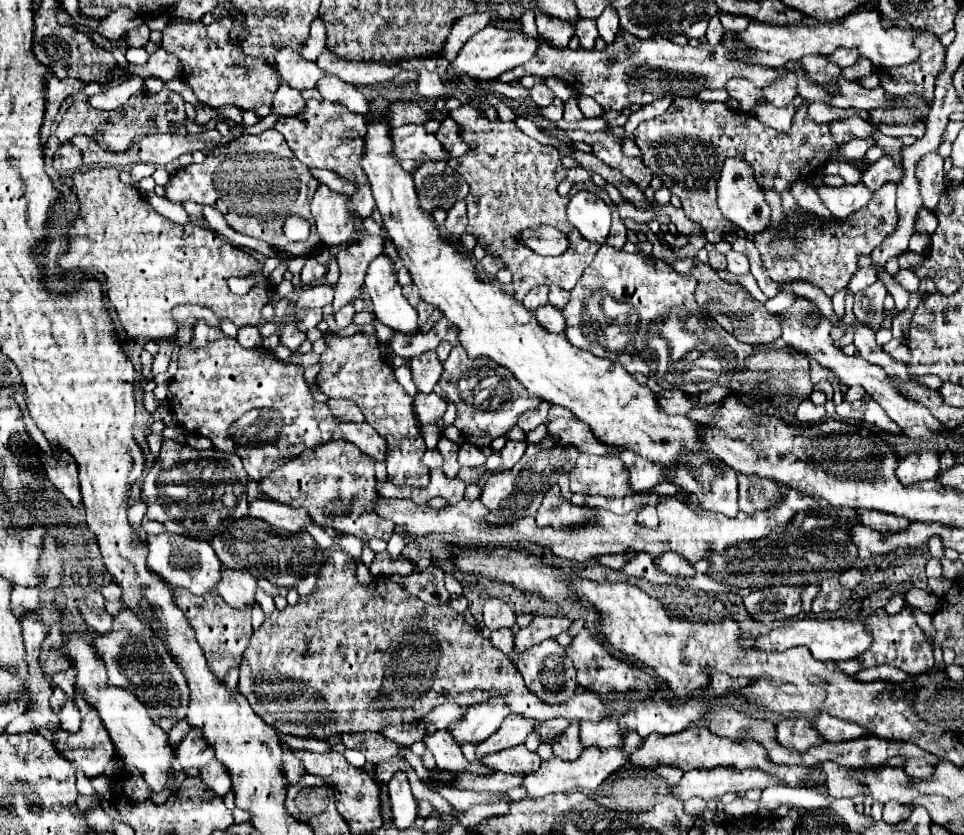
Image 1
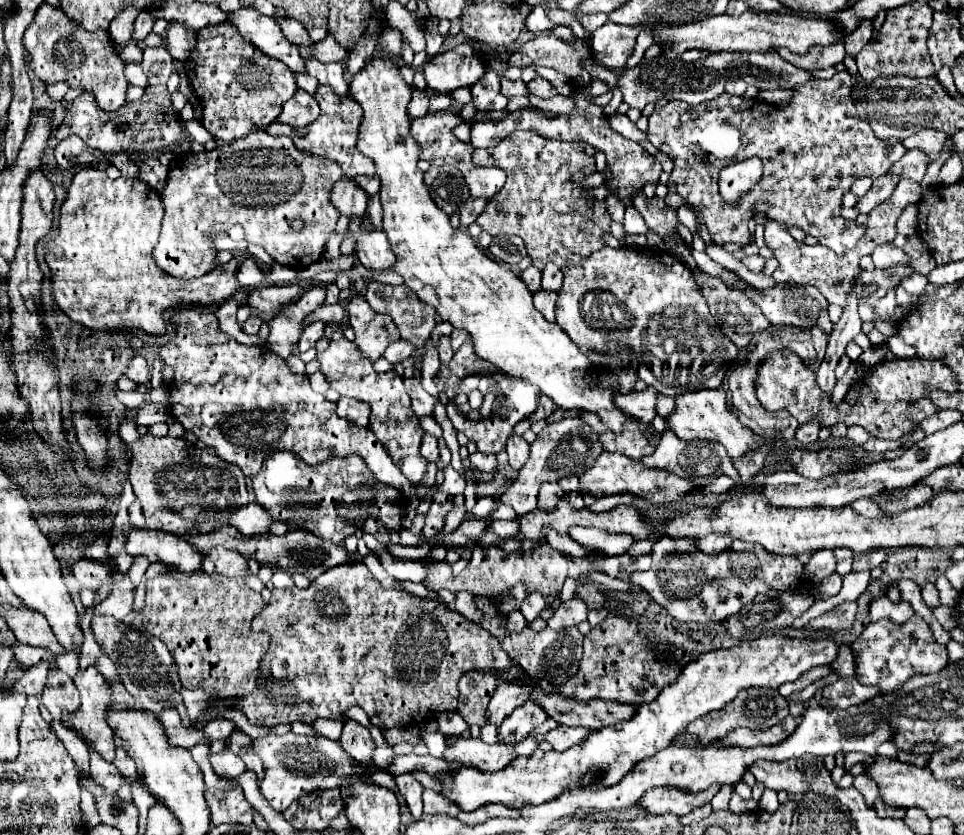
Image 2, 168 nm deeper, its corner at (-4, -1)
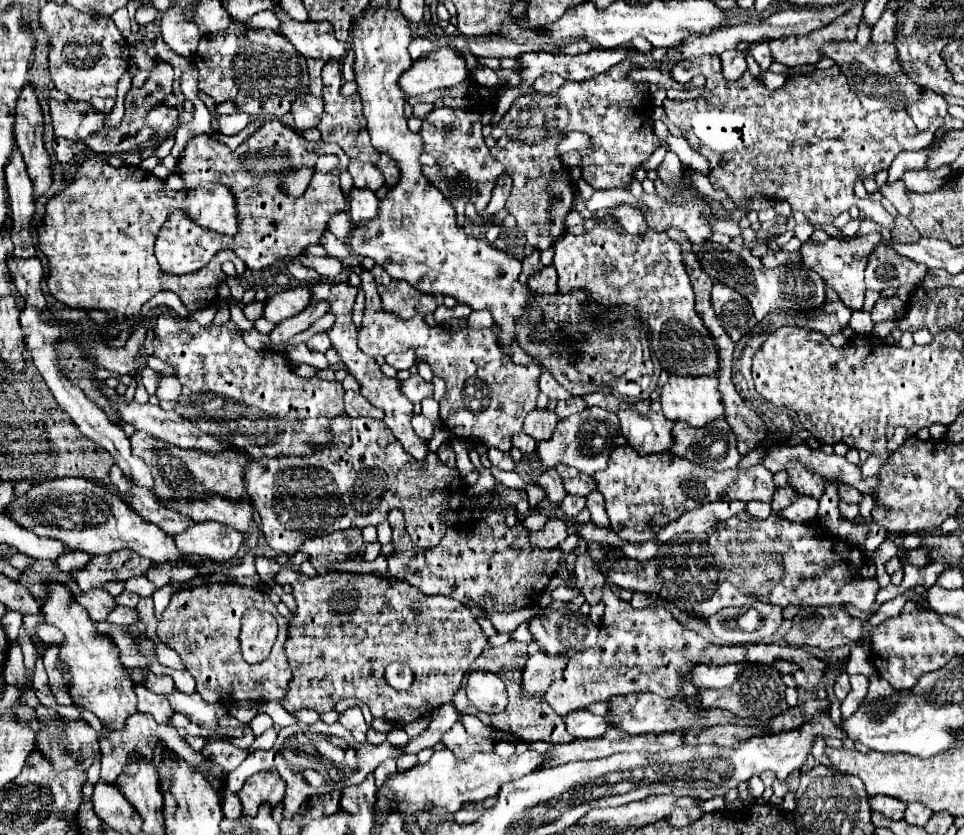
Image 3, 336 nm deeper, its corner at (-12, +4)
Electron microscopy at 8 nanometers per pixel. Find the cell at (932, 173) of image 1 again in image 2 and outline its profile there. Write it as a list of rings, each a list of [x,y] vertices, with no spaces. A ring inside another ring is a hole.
[[[923,128],[923,130],[919,130],[917,134],[907,136],[907,138],[903,140],[903,146],[905,146],[907,150],[911,150],[911,148],[921,148],[923,152],[929,154],[929,158],[931,158],[931,162],[933,162],[935,158],[939,158],[939,154],[941,154],[941,150],[943,150],[943,142],[945,142],[945,134],[943,134],[943,132]]]

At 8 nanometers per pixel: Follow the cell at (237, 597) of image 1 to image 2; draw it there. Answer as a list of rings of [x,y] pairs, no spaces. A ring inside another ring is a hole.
[[[215,546],[201,554],[203,554],[203,569],[207,572],[221,572],[227,578],[239,578],[239,576],[243,578],[247,570],[247,560],[235,550]]]

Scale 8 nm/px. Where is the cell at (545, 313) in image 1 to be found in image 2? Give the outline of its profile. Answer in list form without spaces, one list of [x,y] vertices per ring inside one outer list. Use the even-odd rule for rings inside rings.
[[[537,290],[537,292],[533,292],[535,308],[537,308],[549,322],[555,322],[555,298],[557,298],[557,292],[555,292],[555,290]]]

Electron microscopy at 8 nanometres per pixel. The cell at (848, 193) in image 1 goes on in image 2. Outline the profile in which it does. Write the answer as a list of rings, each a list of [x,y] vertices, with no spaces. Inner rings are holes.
[[[883,174],[877,180],[873,180],[871,190],[855,206],[859,210],[859,214],[869,214],[875,206],[879,206],[881,202],[885,202],[891,196],[891,192],[895,190],[895,186],[897,186],[899,180],[901,180],[901,176],[891,176],[891,174]]]

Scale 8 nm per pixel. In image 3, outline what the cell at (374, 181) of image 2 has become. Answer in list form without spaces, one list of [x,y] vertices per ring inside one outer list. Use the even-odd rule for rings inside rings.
[[[381,153],[379,171],[383,173],[387,187],[393,187],[393,185],[399,181],[399,167],[397,167],[397,163],[395,163],[389,155],[385,155],[385,153]]]

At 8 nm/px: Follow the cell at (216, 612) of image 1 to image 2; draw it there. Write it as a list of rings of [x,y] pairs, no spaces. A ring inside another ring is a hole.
[[[155,578],[147,582],[147,598],[145,608],[139,616],[145,616],[145,630],[163,640],[169,648],[169,652],[179,658],[179,678],[185,688],[199,688],[207,692],[213,700],[229,700],[229,698],[241,698],[245,694],[255,692],[257,676],[259,676],[259,664],[267,652],[269,646],[269,634],[263,634],[263,638],[251,632],[251,620],[265,608],[265,602],[261,594],[249,590],[245,586],[243,578],[237,580],[223,580],[213,582],[209,578],[193,578],[189,582],[173,582],[169,578]]]

